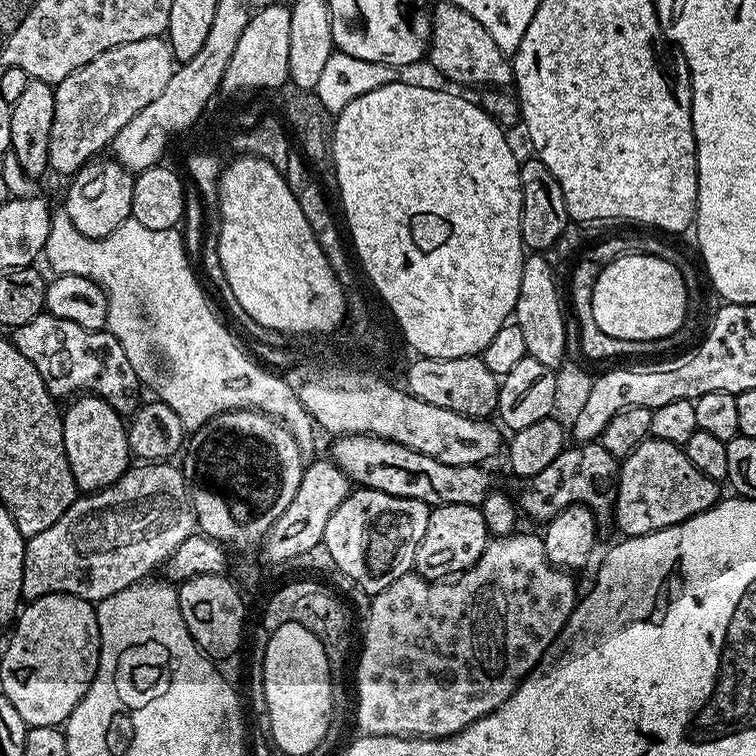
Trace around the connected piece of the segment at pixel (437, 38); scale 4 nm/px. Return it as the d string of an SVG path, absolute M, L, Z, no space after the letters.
M444 2L431 9L432 39L428 42L427 63L432 63L444 76L449 76L456 84L469 84L479 90L504 90L513 83L514 73L509 57L490 38L490 30L474 18L474 14L466 14L451 2Z

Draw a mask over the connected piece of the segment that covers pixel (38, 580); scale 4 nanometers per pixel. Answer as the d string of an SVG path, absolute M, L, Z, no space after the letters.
M144 462L139 466L129 467L124 473L124 477L118 482L114 482L109 488L102 488L98 492L90 492L81 495L70 506L70 510L66 510L66 514L62 514L62 518L58 518L58 522L54 522L54 526L50 526L47 530L42 530L42 534L34 534L27 537L24 545L24 569L22 570L22 590L21 597L25 601L31 602L49 596L51 592L58 594L66 594L67 596L77 596L83 600L91 600L99 602L110 598L118 590L126 590L131 584L141 583L152 571L159 569L161 565L167 561L170 554L174 554L174 550L178 550L178 546L182 546L182 542L186 542L186 538L192 535L197 527L196 511L192 508L192 497L188 487L188 481L179 467L175 468L172 462Z

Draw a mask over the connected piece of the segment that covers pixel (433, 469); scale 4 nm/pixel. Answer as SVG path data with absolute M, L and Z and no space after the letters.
M338 436L331 441L332 463L348 475L349 481L357 485L373 488L398 498L420 500L426 505L437 504L474 504L479 506L490 490L488 476L479 464L459 464L450 466L410 450L393 440L383 440L377 436Z

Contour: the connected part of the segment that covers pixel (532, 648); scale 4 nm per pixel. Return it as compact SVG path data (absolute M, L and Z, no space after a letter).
M523 530L510 536L497 536L489 539L486 550L465 572L455 578L431 581L422 576L409 574L390 582L386 590L375 593L366 609L368 621L364 624L364 649L360 652L360 665L356 668L356 724L361 733L370 736L418 736L426 740L437 740L443 736L453 736L470 726L478 718L490 715L516 687L524 681L525 676L540 663L542 654L556 641L556 635L568 624L572 611L578 603L576 584L569 573L562 568L555 568L546 558L544 541L539 535L531 536Z

